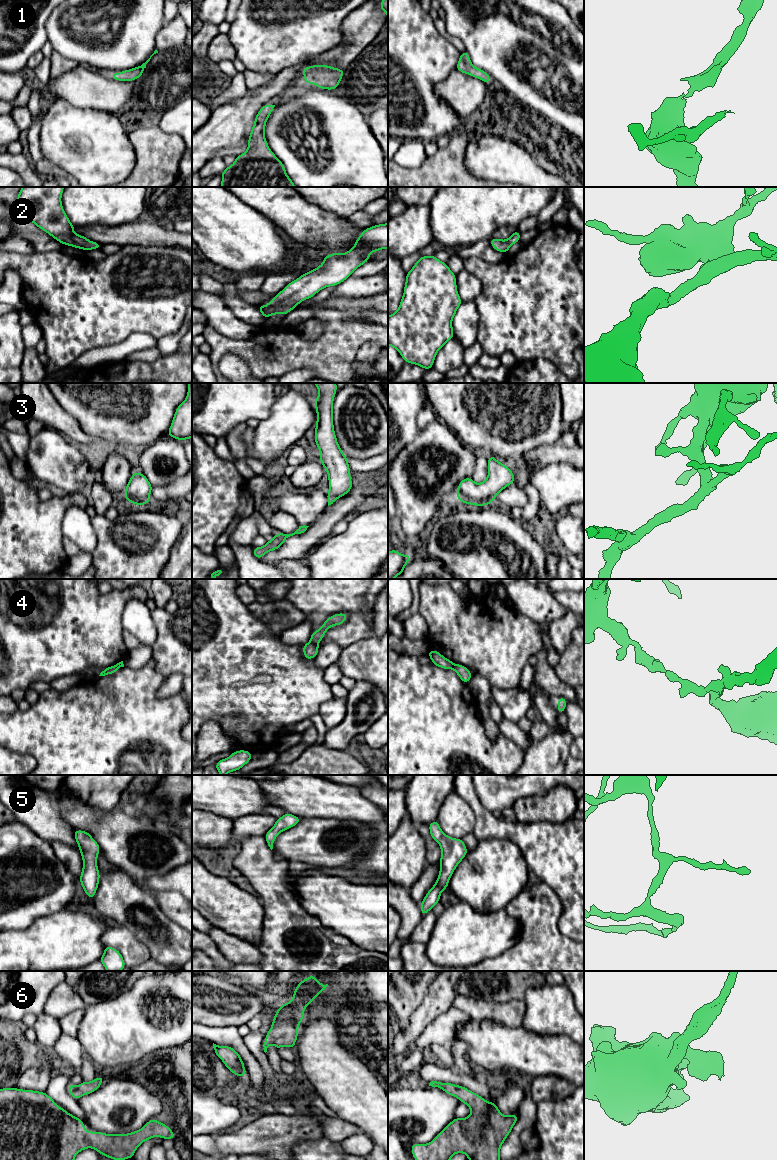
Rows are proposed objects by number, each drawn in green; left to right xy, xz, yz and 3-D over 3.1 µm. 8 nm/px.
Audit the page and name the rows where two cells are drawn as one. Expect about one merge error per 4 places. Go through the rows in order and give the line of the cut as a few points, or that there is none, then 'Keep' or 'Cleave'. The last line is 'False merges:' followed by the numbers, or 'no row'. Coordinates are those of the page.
1: No split. Keep
2: No split. Keep
3: No split. Keep
4: Split along xz (310, 641), (316, 645). Cleave
5: No split. Keep
6: No split. Keep
False merges: 4

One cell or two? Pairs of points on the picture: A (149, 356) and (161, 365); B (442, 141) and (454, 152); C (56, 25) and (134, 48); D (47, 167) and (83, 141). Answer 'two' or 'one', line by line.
A: two
B: two
C: one
D: two

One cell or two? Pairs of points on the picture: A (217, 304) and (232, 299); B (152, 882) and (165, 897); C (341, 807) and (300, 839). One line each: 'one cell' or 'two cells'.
A: two cells
B: two cells
C: two cells

